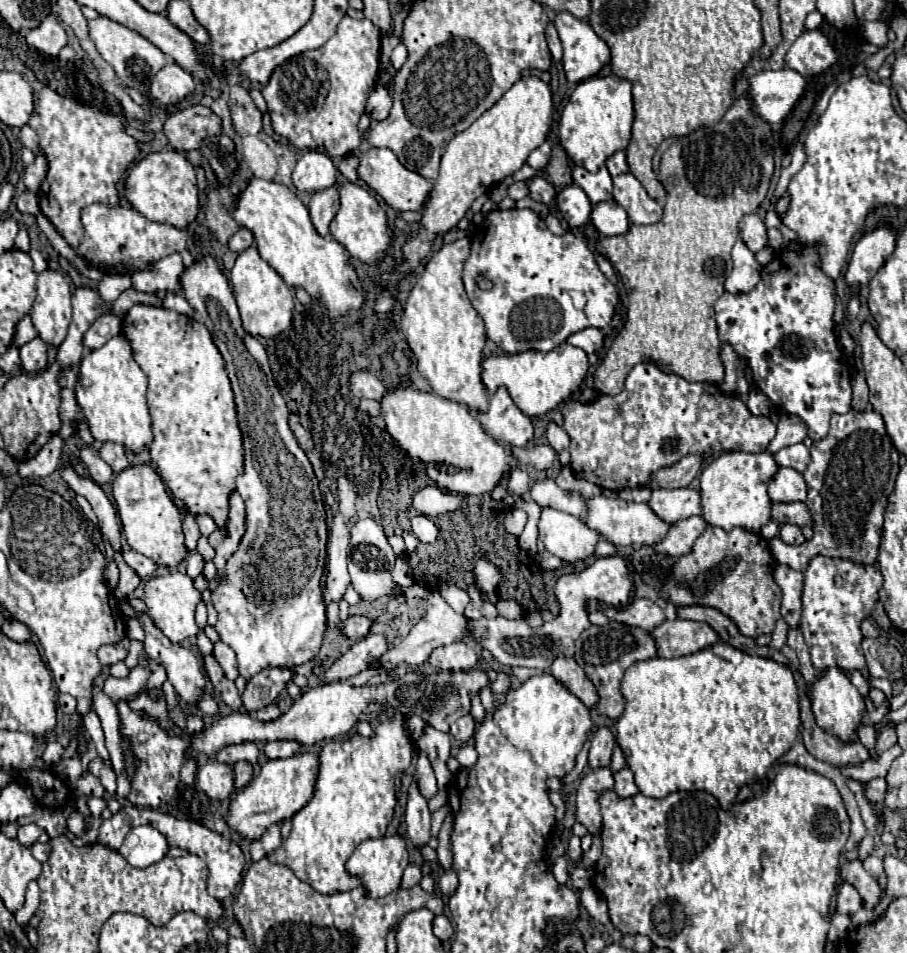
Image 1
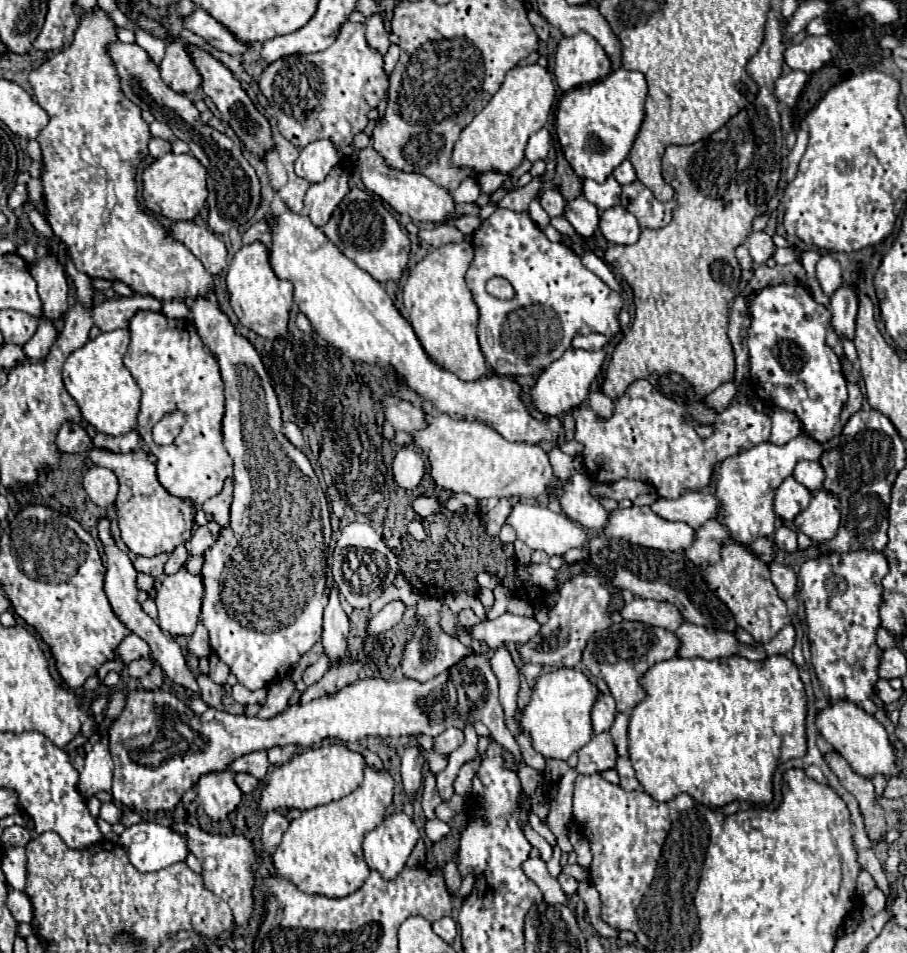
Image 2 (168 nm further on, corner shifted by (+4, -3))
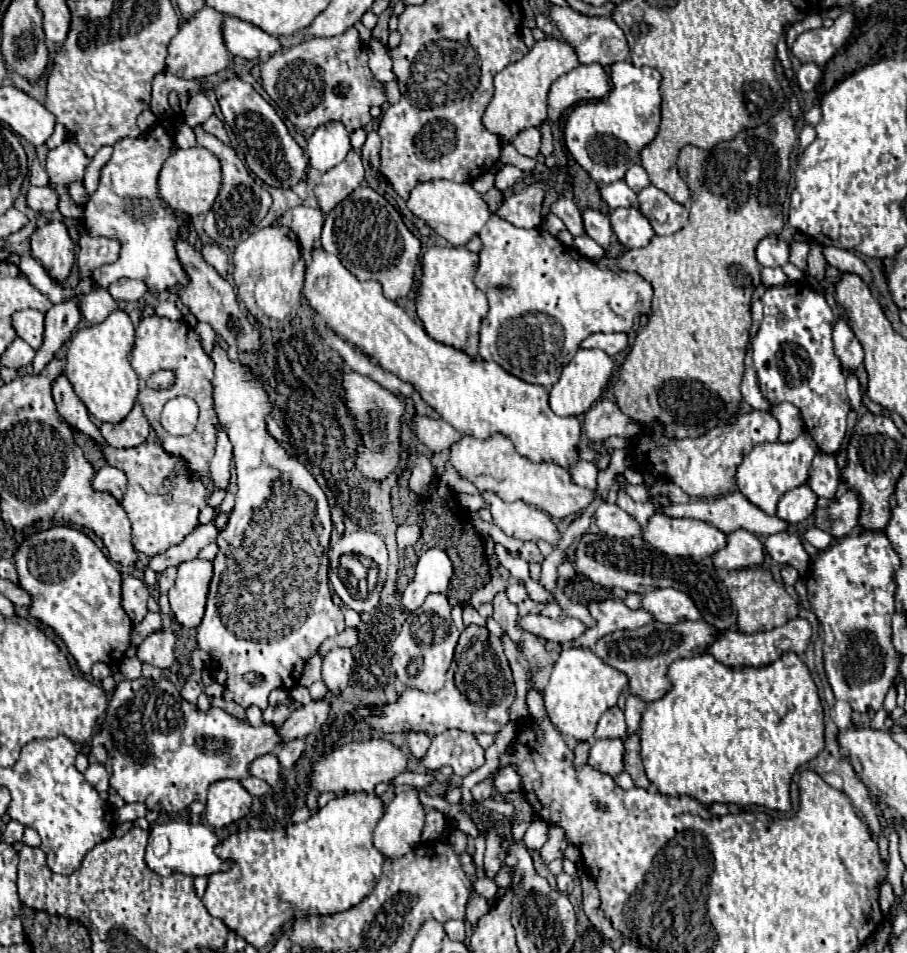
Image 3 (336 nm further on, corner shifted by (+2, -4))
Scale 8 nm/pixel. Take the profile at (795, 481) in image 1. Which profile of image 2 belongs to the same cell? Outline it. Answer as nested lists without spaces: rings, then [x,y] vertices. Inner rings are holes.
[[[794,477],[784,479],[784,483],[776,489],[774,497],[774,511],[778,517],[792,521],[798,513],[802,513],[812,499],[812,493],[800,485]]]

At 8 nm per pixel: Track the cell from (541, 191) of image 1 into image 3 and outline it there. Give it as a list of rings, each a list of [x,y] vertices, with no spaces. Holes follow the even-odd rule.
[[[560,196],[552,206],[550,212],[556,214],[568,228],[568,232],[572,236],[582,236],[584,234],[584,226],[582,226],[582,212],[580,208],[566,196]]]

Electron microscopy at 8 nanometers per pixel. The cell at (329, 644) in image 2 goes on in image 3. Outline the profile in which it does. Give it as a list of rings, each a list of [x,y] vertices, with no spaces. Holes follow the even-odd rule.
[[[336,648],[324,656],[322,680],[326,682],[330,692],[338,694],[348,684],[352,664],[354,664],[354,658],[350,654],[350,648]]]

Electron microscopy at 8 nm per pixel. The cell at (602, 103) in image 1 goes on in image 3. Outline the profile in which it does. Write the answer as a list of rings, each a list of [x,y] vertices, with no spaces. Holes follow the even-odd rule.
[[[624,60],[624,62],[616,62],[616,72],[612,70],[610,76],[612,76],[610,92],[600,100],[580,102],[574,108],[570,108],[566,116],[566,124],[564,124],[564,142],[568,152],[598,184],[612,184],[616,180],[622,180],[628,166],[638,164],[640,150],[654,140],[658,132],[658,124],[660,124],[660,90],[658,90],[660,72],[658,70],[648,66],[636,68],[632,66],[632,62]]]

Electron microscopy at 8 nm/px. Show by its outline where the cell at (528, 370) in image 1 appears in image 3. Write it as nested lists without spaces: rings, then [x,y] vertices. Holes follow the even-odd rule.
[[[578,350],[576,356],[562,368],[560,380],[550,388],[550,408],[558,416],[578,416],[584,414],[602,394],[610,376],[614,362],[602,350]]]

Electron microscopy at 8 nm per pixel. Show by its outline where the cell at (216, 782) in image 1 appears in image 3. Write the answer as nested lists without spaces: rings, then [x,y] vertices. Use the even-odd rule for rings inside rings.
[[[220,780],[208,788],[206,820],[214,828],[228,826],[248,814],[252,796],[240,786],[238,780]]]

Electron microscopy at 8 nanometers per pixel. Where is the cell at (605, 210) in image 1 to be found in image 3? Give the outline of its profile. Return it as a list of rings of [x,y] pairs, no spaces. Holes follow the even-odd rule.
[[[638,208],[612,210],[610,224],[612,224],[616,238],[626,248],[642,248],[654,236],[654,230],[652,230],[648,218],[644,218]]]

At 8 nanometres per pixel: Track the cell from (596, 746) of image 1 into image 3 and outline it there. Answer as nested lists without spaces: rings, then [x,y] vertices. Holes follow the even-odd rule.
[[[608,738],[608,740],[594,740],[590,746],[588,764],[600,772],[606,772],[610,776],[616,776],[622,772],[622,754],[624,754],[624,742],[620,738]]]

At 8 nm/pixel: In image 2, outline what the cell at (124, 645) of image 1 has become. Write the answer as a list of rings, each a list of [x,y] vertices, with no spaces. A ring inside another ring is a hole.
[[[128,635],[120,647],[116,649],[116,657],[120,657],[126,665],[132,663],[134,659],[152,659],[150,657],[150,645],[146,645],[144,639],[140,639],[138,635]]]

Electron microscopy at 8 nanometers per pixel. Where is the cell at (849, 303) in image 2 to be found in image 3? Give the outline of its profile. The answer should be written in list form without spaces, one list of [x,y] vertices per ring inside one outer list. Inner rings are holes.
[[[842,314],[840,320],[836,322],[834,326],[834,350],[836,350],[836,356],[840,358],[842,366],[848,368],[848,370],[856,370],[858,366],[862,366],[862,346],[860,342],[856,340],[846,316]]]

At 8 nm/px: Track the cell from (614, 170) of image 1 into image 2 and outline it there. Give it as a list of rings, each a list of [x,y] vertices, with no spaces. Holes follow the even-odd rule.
[[[626,159],[622,165],[618,165],[618,167],[614,169],[614,177],[616,177],[616,181],[618,181],[620,185],[628,185],[628,183],[636,181],[636,175],[634,175],[634,167],[632,167],[632,163]]]

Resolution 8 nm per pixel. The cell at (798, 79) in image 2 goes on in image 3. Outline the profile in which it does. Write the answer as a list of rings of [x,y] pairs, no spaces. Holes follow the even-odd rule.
[[[802,64],[802,68],[796,72],[796,84],[802,92],[814,90],[820,78],[822,78],[822,70],[816,64]]]

